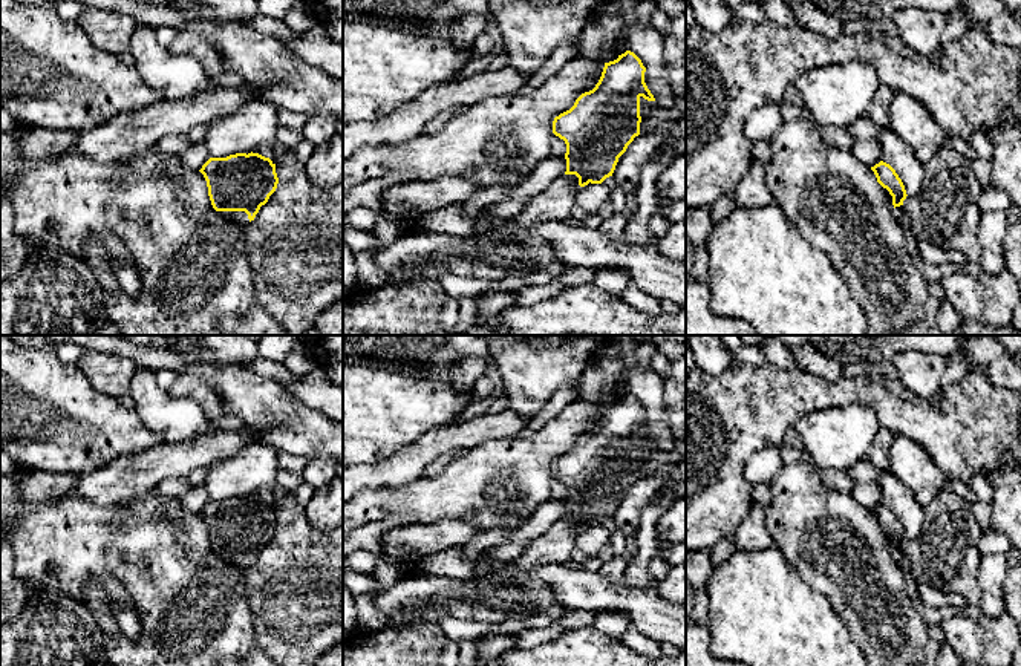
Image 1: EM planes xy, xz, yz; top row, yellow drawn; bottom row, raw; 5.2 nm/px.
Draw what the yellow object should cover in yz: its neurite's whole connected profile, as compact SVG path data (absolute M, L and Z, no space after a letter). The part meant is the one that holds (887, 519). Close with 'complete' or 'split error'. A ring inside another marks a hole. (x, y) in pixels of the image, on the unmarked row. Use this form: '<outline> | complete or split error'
M883 504L871 510L871 513L874 514L877 525L892 539L894 557L897 562L902 562L905 559L903 544L908 539L902 522L895 513Z | split error

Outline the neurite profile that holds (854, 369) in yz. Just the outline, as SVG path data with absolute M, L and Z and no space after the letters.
M886 361L883 364L880 363L851 363L851 364L843 366L842 377L854 378L859 375L868 375L873 380L886 381L886 383L899 380L897 369L891 361Z

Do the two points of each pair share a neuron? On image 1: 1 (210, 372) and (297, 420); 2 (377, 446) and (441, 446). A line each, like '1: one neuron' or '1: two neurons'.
1: one neuron
2: two neurons

